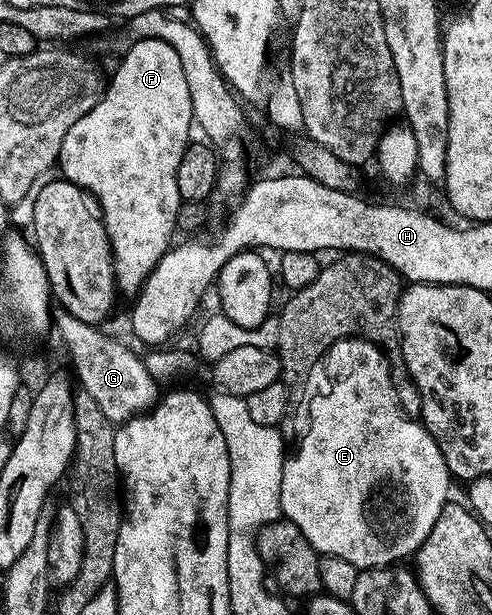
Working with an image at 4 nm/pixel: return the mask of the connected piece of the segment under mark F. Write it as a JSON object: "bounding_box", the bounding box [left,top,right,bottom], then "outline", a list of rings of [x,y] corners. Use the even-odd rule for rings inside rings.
{"bounding_box":[58,39,193,296],"outline":[[[145,39],[129,45],[123,59],[119,62],[119,67],[115,70],[115,75],[110,75],[109,81],[106,83],[103,97],[99,103],[89,112],[85,112],[85,116],[81,116],[81,120],[77,120],[77,124],[73,124],[73,128],[69,128],[69,132],[65,132],[65,140],[61,144],[61,152],[59,153],[58,169],[63,169],[62,177],[68,182],[83,187],[92,198],[99,203],[99,209],[103,216],[103,223],[107,229],[107,235],[111,241],[111,251],[115,257],[115,285],[120,295],[128,294],[134,296],[138,294],[143,286],[143,281],[149,276],[149,272],[153,272],[153,268],[161,260],[161,256],[172,245],[171,233],[176,233],[177,212],[179,211],[180,197],[179,189],[175,181],[177,180],[177,164],[181,164],[181,156],[185,152],[187,143],[192,141],[193,134],[193,117],[191,110],[191,100],[189,92],[189,80],[182,68],[181,58],[163,39]]]}

